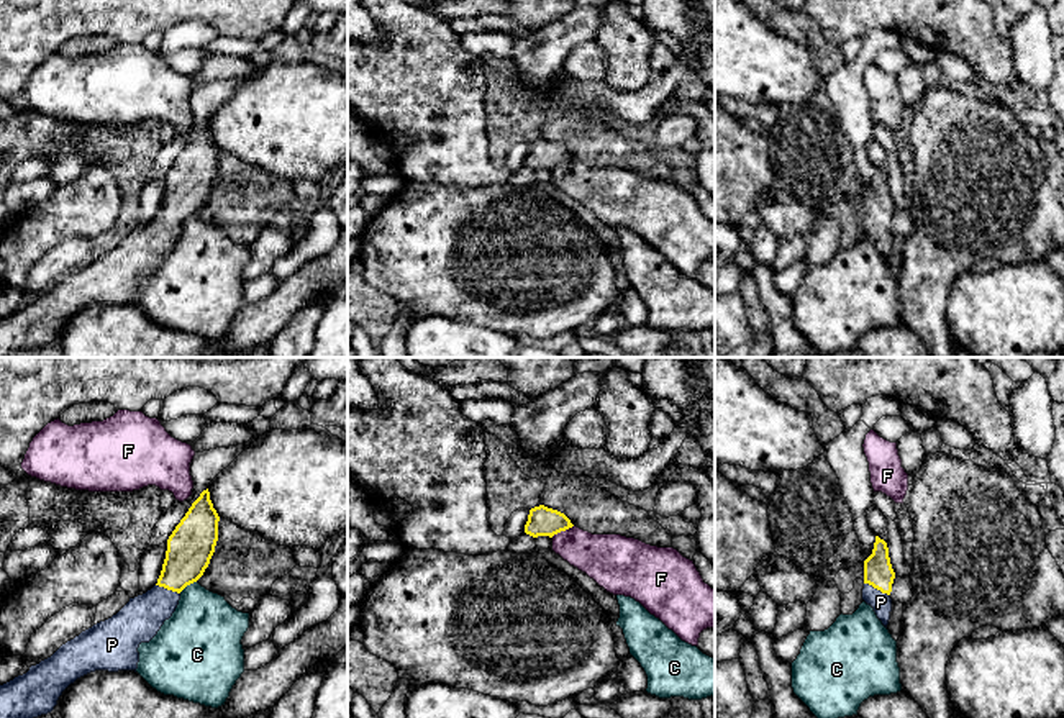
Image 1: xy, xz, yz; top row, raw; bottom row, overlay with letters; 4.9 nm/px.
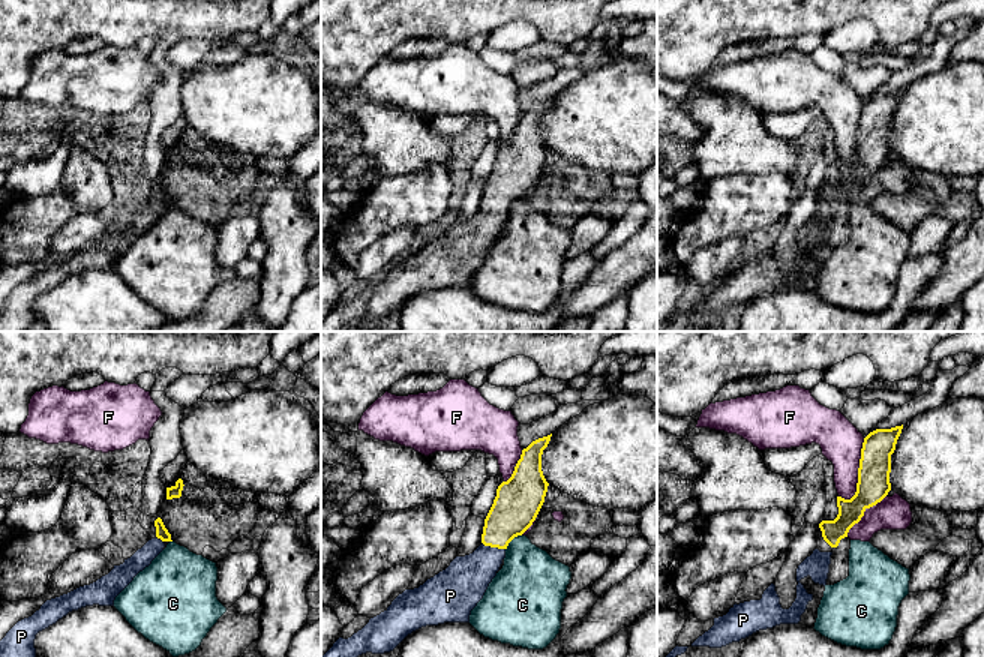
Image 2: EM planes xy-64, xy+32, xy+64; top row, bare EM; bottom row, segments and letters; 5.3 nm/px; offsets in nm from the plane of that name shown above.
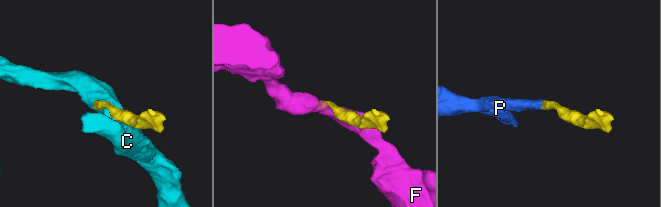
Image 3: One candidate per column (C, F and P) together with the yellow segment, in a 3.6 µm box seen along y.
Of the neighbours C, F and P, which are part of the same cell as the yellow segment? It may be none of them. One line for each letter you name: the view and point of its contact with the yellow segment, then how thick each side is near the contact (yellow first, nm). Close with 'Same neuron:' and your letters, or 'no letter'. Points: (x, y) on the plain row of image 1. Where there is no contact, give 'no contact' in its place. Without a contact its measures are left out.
P: meets yellow in yz at (877, 222); 140 nm thick on the yellow side, 100 nm on the other
Same neuron: P

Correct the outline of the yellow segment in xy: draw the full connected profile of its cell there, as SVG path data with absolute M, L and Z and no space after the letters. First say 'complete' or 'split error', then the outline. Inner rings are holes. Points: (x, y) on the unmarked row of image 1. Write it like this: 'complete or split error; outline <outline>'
split error; outline M208 121L192 136L185 149L167 172L166 192L157 216L130 234L111 251L93 257L74 272L62 277L51 290L31 298L23 308L0 318L0 357L15 352L28 357L33 351L48 348L57 338L62 325L77 311L95 303L134 303L138 302L141 275L149 275L166 252L175 244L180 225L197 215L210 197L218 174L220 149L213 141Z

